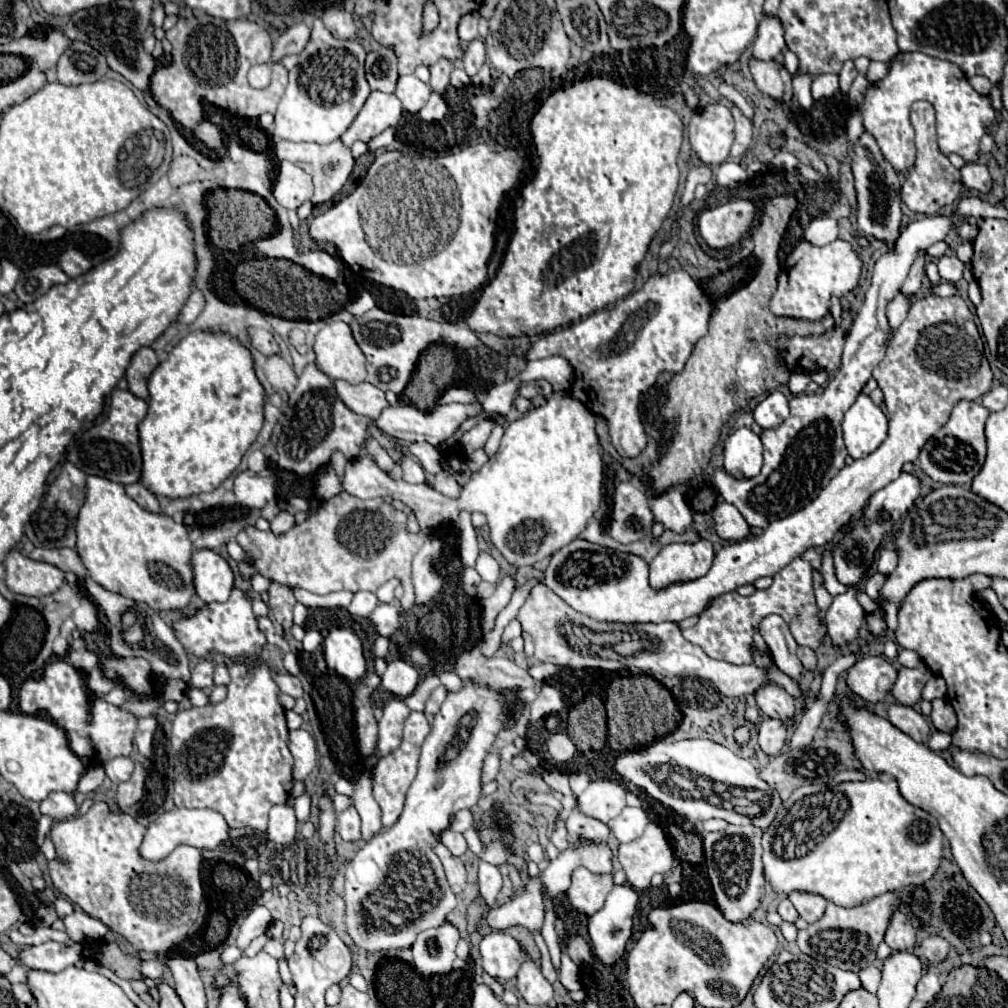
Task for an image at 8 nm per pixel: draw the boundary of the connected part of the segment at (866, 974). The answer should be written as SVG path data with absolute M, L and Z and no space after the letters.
M867 966L859 972L859 980L867 992L877 992L877 986L881 980L881 970L877 966Z

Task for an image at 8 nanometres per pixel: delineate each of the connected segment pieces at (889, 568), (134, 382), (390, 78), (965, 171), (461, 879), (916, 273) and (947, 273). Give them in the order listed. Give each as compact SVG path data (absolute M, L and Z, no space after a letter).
M881 550L877 552L877 570L881 574L891 574L899 562L899 552L897 550L887 550L887 556L881 556Z
M141 348L139 352L135 352L135 356L131 358L131 364L127 368L127 382L129 382L129 390L137 396L147 400L149 392L147 392L147 380L151 376L151 372L155 370L155 366L159 364L155 352L151 348Z
M379 46L377 50L367 54L367 62L365 62L365 72L367 72L367 80L371 84L371 90L379 90L379 92L395 92L397 86L397 54L387 48L387 46Z
M967 164L965 168L961 168L961 176L963 176L963 184L969 190L975 188L983 196L993 190L993 178L991 178L987 166L983 166L983 164Z
M437 842L433 846L433 852L439 856L453 892L461 892L465 888L465 866L463 866L463 862L457 856L453 856L441 842Z
M923 250L917 252L917 260L913 262L913 266L903 282L903 288L901 288L905 294L919 294L921 292L923 278L925 278L925 262L927 262L925 258L927 258L927 254Z
M941 256L937 260L937 266L939 266L939 276L945 280L945 282L959 282L961 276L963 276L963 262L957 258L957 256Z

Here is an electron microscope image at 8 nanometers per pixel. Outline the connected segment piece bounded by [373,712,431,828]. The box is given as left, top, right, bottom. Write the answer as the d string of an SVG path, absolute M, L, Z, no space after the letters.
M411 712L411 716L405 720L405 732L403 732L401 746L395 752L391 752L389 756L385 756L383 760L379 760L379 764L373 768L373 794L375 794L375 800L379 802L379 806L383 810L383 826L385 828L393 826L403 812L405 794L417 776L421 744L425 740L425 736L429 734L429 730L431 728L429 728L425 714L423 712Z

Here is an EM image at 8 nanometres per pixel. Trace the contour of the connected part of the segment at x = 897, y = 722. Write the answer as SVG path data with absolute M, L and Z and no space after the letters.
M891 704L887 710L887 718L893 726L897 726L901 732L905 732L907 736L911 736L915 742L925 744L929 740L929 724L923 718L923 714L915 712L911 706L903 706L903 704Z

